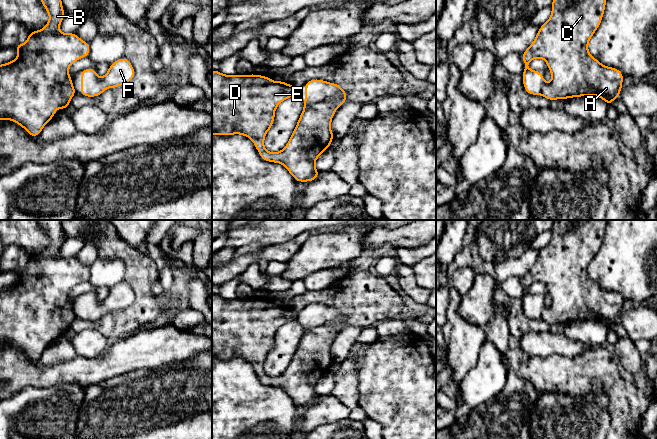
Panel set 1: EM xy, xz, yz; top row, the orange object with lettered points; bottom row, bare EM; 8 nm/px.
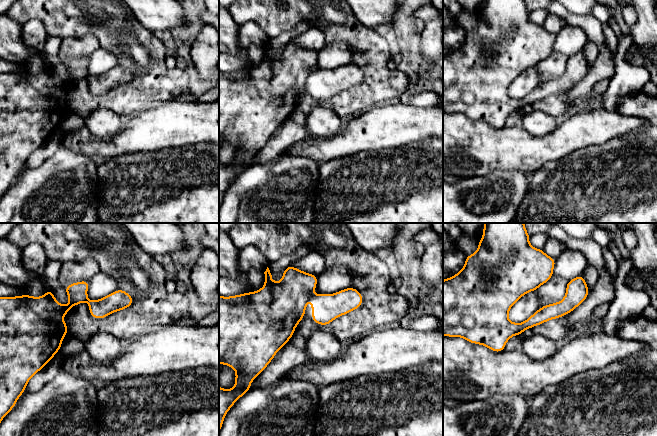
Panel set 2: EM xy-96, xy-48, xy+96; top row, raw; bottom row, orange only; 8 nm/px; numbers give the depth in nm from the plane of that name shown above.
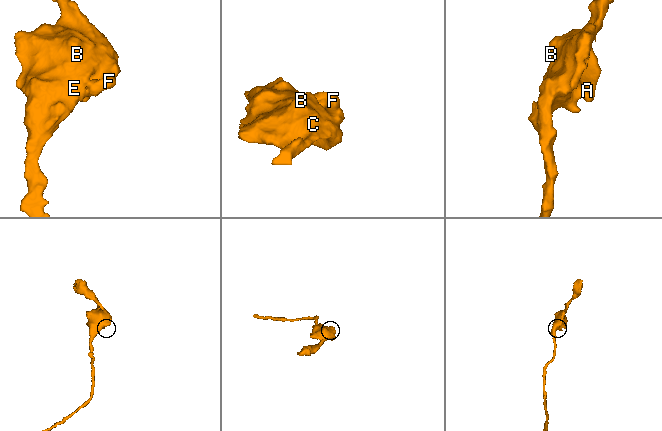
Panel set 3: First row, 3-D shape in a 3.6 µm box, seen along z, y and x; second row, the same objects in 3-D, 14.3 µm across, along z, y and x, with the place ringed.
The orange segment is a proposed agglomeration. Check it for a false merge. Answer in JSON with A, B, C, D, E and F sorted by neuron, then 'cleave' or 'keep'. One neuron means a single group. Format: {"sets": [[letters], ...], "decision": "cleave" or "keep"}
{"sets": [["A", "B", "C", "D", "E", "F"]], "decision": "keep"}

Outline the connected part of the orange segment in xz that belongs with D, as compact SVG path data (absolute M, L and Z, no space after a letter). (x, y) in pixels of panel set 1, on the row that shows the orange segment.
M212 70L212 135L228 136L241 134L254 143L262 160L280 163L285 166L296 182L316 180L320 172L315 168L315 161L327 149L335 138L331 131L331 121L336 110L346 103L347 92L339 85L321 79L311 79L305 84L304 109L287 145L278 152L271 153L265 149L264 139L271 130L275 119L275 110L284 100L295 97L298 88L278 82L268 76L224 75Z

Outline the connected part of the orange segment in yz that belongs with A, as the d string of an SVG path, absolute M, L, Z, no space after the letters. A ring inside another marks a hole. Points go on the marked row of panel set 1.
M553 0L551 3L551 16L540 26L534 41L522 53L524 70L521 75L523 87L527 94L542 95L549 101L593 95L603 99L608 107L611 107L613 100L619 99L624 78L621 70L601 64L588 51L589 41L603 19L606 2L607 0ZM534 58L541 58L546 61L552 75L552 80L549 84L544 82L542 72L530 70L527 67Z

